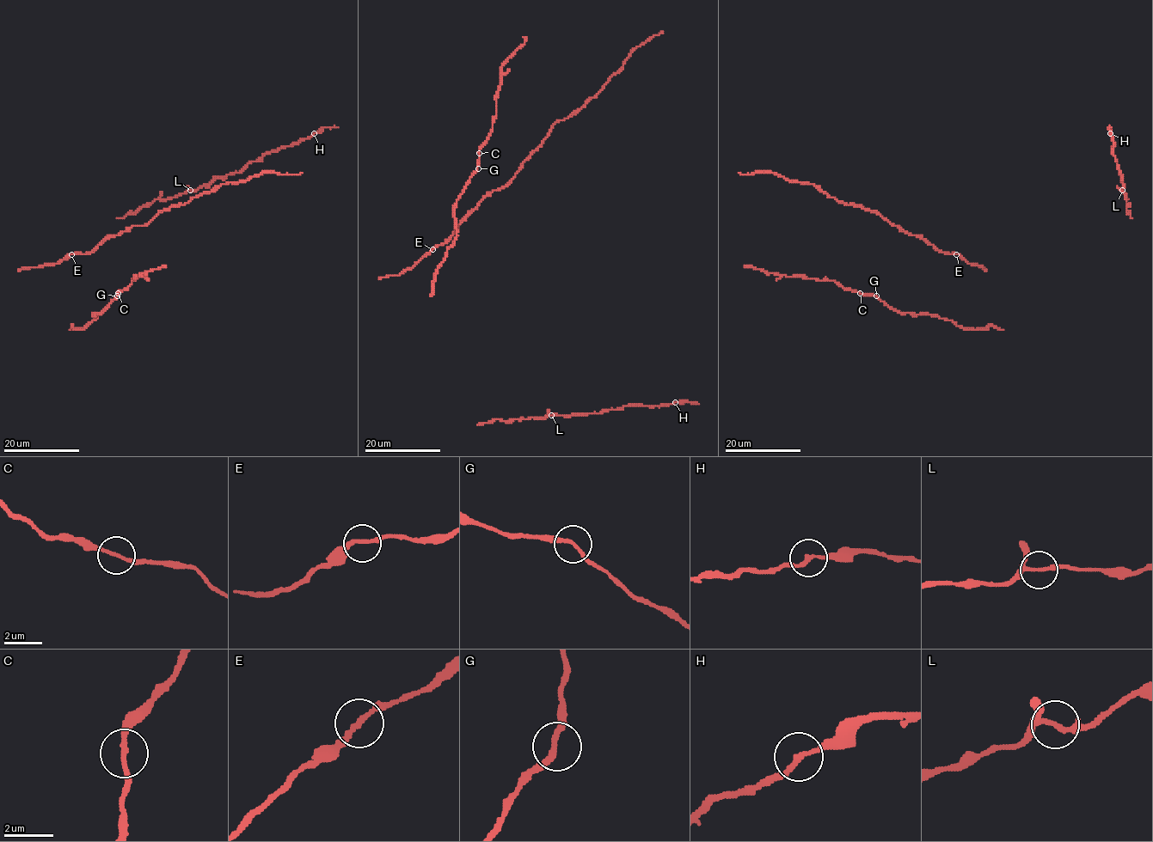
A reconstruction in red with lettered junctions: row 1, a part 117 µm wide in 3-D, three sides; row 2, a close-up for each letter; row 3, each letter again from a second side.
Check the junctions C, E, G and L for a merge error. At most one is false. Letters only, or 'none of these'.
none of these

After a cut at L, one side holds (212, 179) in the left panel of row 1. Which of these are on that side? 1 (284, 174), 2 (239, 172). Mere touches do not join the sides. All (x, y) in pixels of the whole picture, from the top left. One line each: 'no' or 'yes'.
1: no
2: yes

